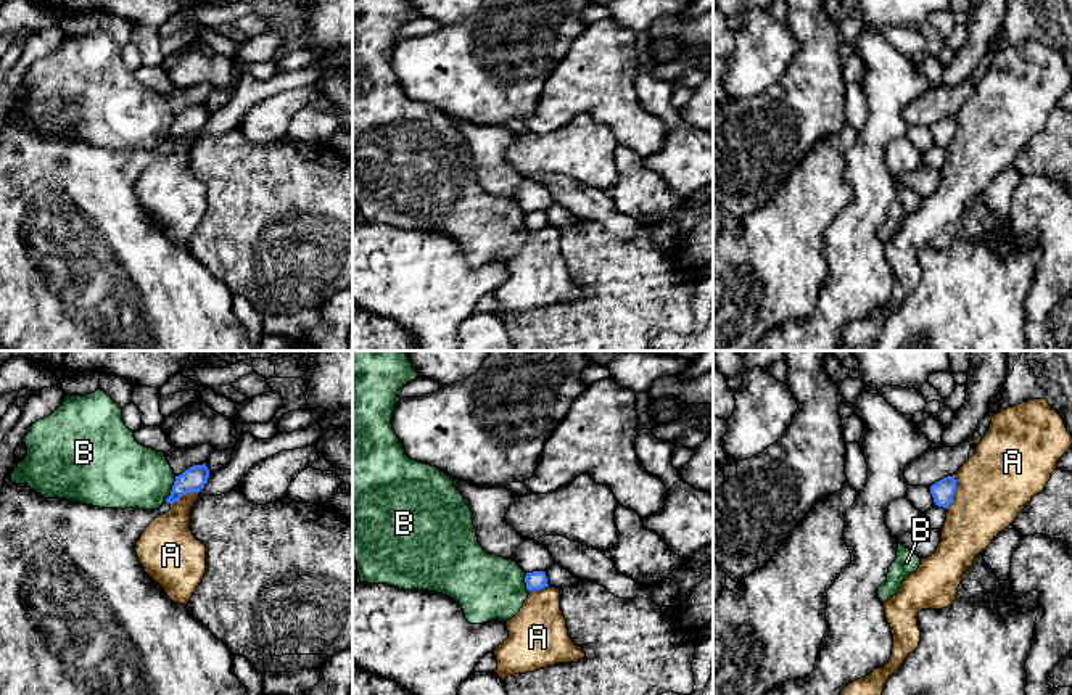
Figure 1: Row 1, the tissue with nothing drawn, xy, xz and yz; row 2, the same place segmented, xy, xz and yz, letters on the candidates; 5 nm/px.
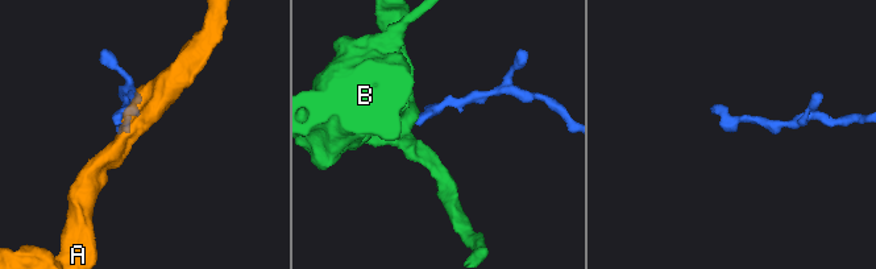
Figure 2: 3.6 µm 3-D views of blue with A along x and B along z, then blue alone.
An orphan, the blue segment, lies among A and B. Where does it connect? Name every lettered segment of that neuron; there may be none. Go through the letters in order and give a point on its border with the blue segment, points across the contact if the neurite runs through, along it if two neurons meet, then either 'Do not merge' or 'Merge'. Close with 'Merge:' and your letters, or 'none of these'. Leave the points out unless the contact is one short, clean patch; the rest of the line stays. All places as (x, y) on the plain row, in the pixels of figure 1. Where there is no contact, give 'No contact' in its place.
A: Touches blue at yz (953, 131). Boundary: yz (955, 115), (955, 134), (947, 147). Do not merge
B: Touches blue at xy (173, 129). Boundary: xy (176, 116), (171, 134), (164, 140). Do not merge
Merge: none of these

